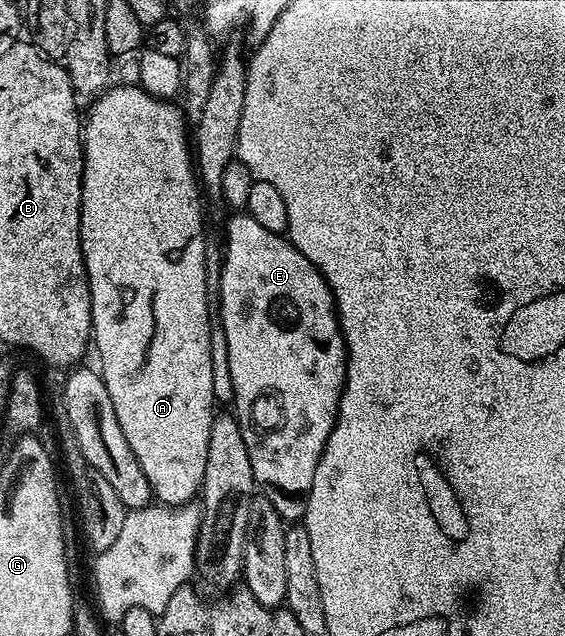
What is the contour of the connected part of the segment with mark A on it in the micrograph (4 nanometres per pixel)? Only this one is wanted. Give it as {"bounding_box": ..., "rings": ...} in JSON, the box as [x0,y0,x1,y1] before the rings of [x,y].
{"bounding_box":[81,84,213,505],"rings":[[[114,84],[106,88],[88,106],[89,114],[83,117],[83,148],[85,166],[81,180],[81,250],[85,270],[89,276],[91,315],[93,316],[92,344],[97,345],[97,357],[101,360],[99,372],[105,380],[107,395],[111,395],[111,407],[115,407],[115,419],[123,427],[143,475],[151,483],[154,498],[162,505],[188,505],[198,496],[203,471],[207,467],[207,439],[211,439],[213,409],[213,337],[209,334],[209,285],[205,282],[205,229],[201,226],[201,201],[199,177],[195,172],[195,157],[191,152],[191,133],[185,130],[187,118],[169,99],[153,97],[140,84]]]}

